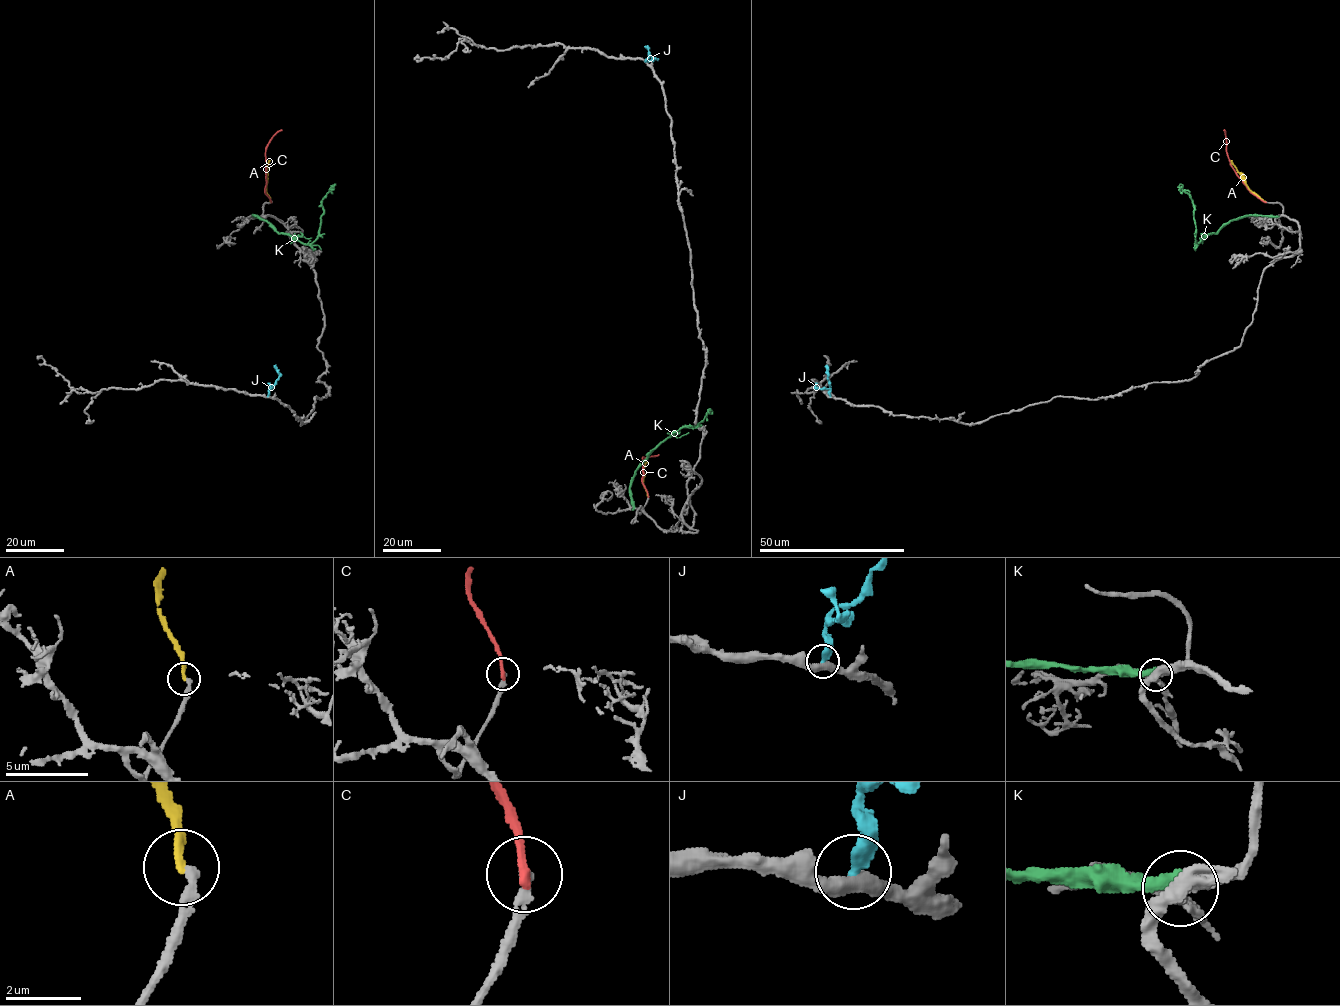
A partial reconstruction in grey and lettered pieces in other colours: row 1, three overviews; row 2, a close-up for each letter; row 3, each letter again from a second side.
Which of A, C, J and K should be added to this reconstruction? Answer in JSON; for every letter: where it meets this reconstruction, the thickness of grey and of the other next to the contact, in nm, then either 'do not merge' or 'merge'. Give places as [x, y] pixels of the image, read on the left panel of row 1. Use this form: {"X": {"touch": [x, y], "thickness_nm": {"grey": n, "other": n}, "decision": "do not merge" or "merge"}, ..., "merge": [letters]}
{"A": {"touch": [270, 201], "thickness_nm": {"grey": 240, "other": 220}, "decision": "do not merge"}, "C": {"touch": [271, 202], "thickness_nm": {"grey": 260, "other": 280}, "decision": "do not merge"}, "J": {"touch": [268, 396], "thickness_nm": {"grey": 400, "other": 400}, "decision": "do not merge"}, "K": {"touch": [257, 217], "thickness_nm": {"grey": 320, "other": 550}, "decision": "do not merge"}, "merge": []}

